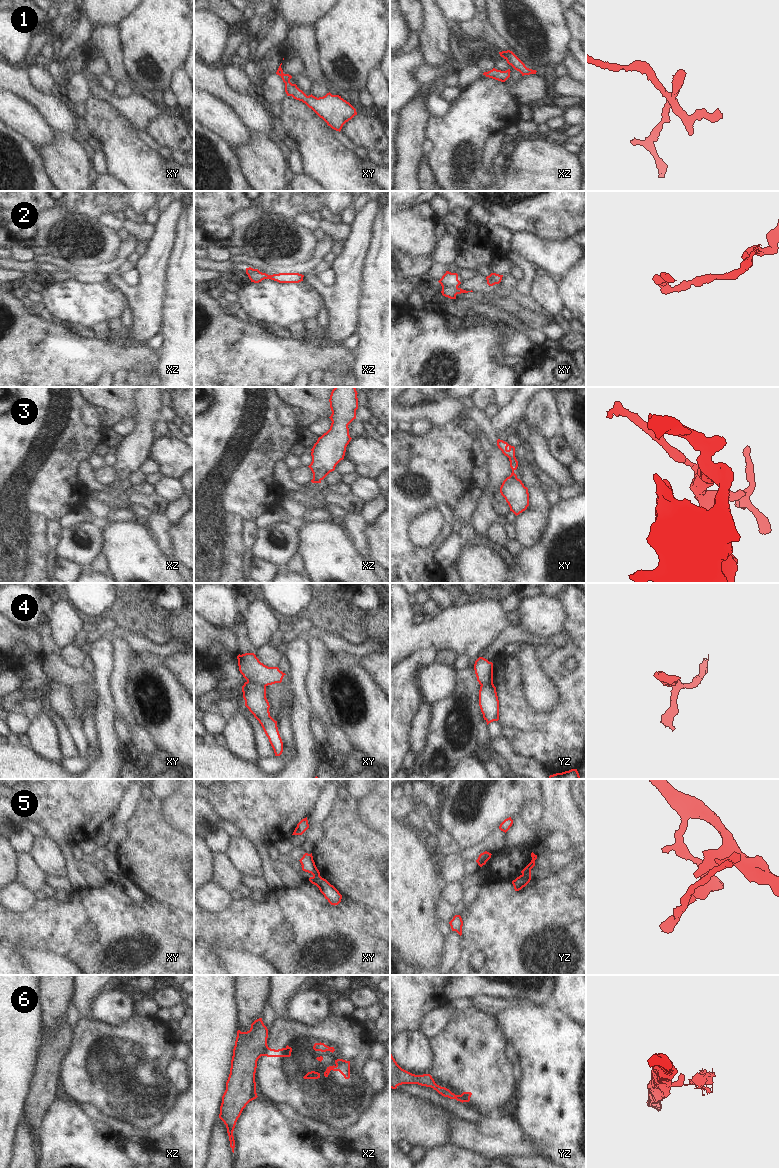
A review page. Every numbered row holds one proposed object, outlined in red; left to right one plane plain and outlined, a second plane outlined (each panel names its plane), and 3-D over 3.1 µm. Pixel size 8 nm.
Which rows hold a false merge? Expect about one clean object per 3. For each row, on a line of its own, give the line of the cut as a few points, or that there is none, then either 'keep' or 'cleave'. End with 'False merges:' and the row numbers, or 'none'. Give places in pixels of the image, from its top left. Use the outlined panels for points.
1: cut none; keep
2: cut xy (442, 286), (457, 287); cleave
3: cut xy (510, 475), (516, 478); cleave
4: cut xy (247, 680), (265, 687); cleave
5: cut yz (522, 874), (530, 877); cleave
6: cut xz (266, 1040), (266, 1046), (260, 1055); cleave
False merges: 2, 3, 4, 5, 6

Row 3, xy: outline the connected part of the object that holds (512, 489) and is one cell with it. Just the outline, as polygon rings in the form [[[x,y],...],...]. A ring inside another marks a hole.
[[[507,477],[500,487],[500,493],[516,516],[529,506],[528,488],[518,478]]]

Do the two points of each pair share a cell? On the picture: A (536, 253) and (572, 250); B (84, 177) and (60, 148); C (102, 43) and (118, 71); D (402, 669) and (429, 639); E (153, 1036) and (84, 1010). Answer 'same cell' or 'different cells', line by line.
A: same cell
B: same cell
C: same cell
D: different cells
E: different cells

